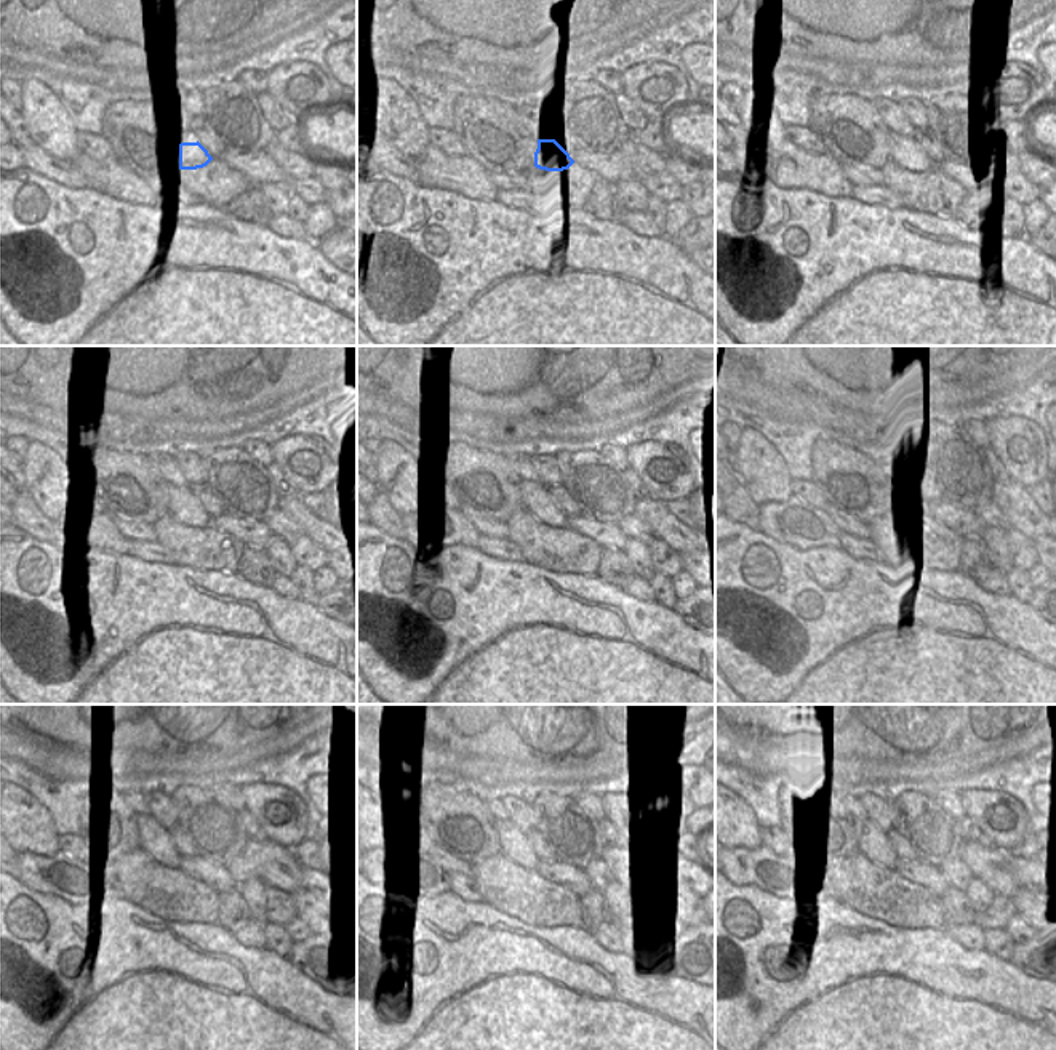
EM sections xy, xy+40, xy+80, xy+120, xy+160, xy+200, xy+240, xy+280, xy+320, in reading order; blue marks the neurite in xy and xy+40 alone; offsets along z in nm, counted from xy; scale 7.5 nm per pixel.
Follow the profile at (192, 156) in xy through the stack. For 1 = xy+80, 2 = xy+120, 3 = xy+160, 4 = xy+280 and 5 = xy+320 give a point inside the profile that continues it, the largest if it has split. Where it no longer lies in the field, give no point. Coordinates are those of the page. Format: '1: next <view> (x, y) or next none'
1: next xy+80 (906, 152)
2: next xy+120 (183, 504)
3: next xy+160 (536, 500)
4: next xy+280 (514, 844)
5: next xy+320 (874, 845)

